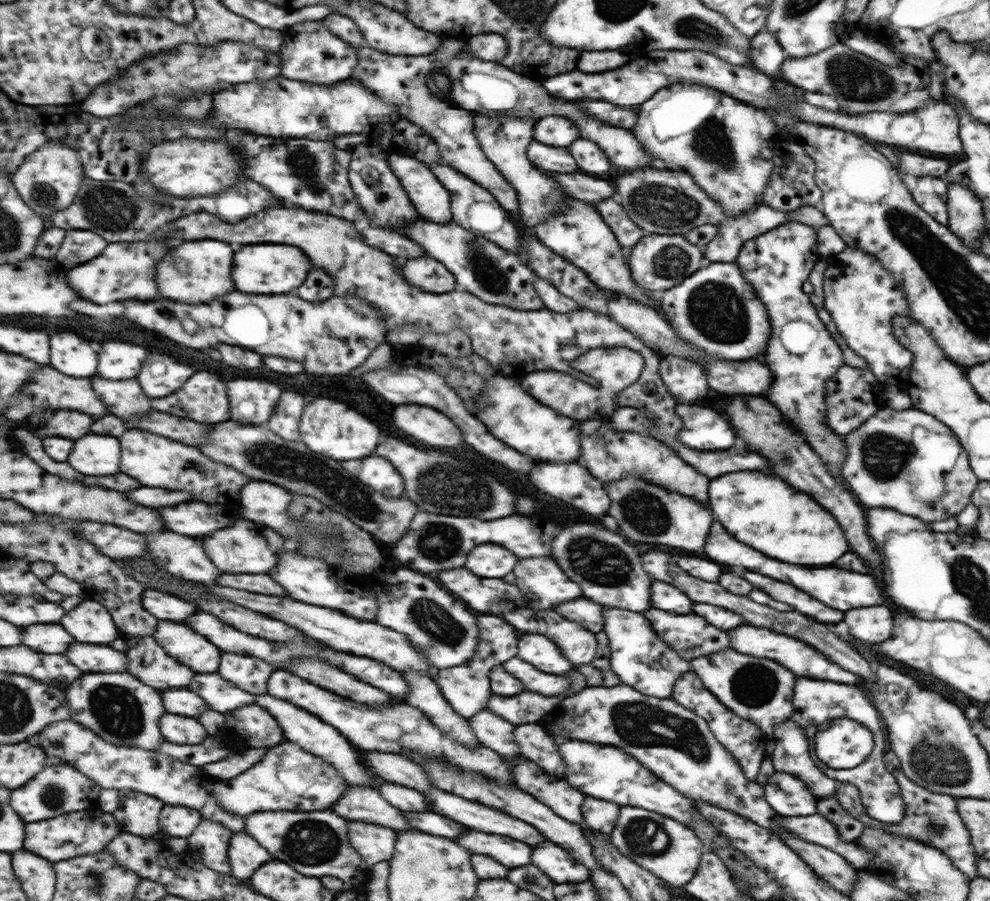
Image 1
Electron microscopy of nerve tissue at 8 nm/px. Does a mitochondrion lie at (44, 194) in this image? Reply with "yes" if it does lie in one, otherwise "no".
yes

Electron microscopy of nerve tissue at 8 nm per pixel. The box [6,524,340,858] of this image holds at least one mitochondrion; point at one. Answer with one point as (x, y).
(115, 708)

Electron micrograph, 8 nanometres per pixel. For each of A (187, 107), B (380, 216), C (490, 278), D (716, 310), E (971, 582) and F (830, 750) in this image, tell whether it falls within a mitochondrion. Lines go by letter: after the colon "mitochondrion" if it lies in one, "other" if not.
A: mitochondrion
B: other
C: mitochondrion
D: mitochondrion
E: mitochondrion
F: mitochondrion

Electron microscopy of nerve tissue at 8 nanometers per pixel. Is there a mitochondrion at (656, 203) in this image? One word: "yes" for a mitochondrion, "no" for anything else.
yes

